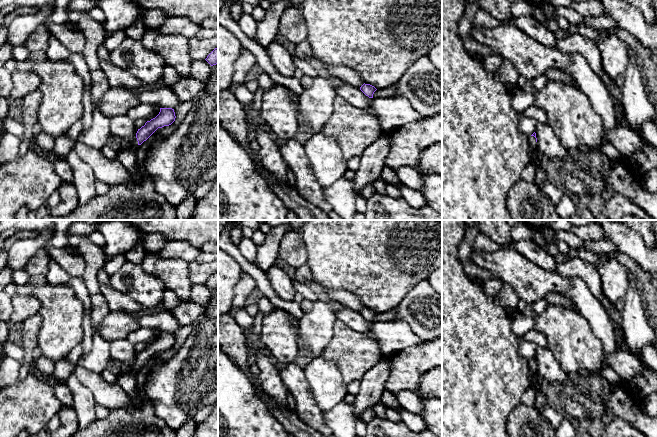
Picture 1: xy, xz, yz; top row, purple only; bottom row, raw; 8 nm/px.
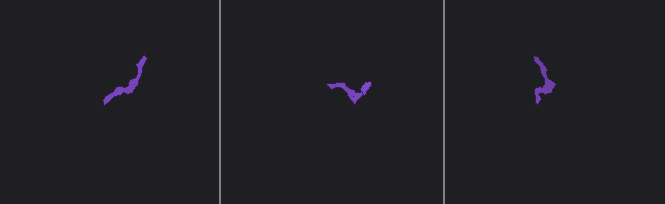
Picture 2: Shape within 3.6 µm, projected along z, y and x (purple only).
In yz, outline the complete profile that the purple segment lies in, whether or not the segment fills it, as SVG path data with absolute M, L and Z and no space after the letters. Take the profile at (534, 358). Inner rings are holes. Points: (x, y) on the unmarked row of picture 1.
M534 356L530 361L529 361L529 369L530 369L530 374L531 374L531 380L532 380L532 387L536 391L536 403L535 407L537 409L541 409L546 403L546 396L544 392L539 389L536 389L536 381L534 379L535 375L537 374L537 362L536 362L536 357Z

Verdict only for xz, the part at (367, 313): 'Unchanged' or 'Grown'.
Unchanged

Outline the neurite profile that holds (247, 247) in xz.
M243 236L238 249L241 254L247 259L250 263L255 264L257 245L252 241L252 239L245 238Z

